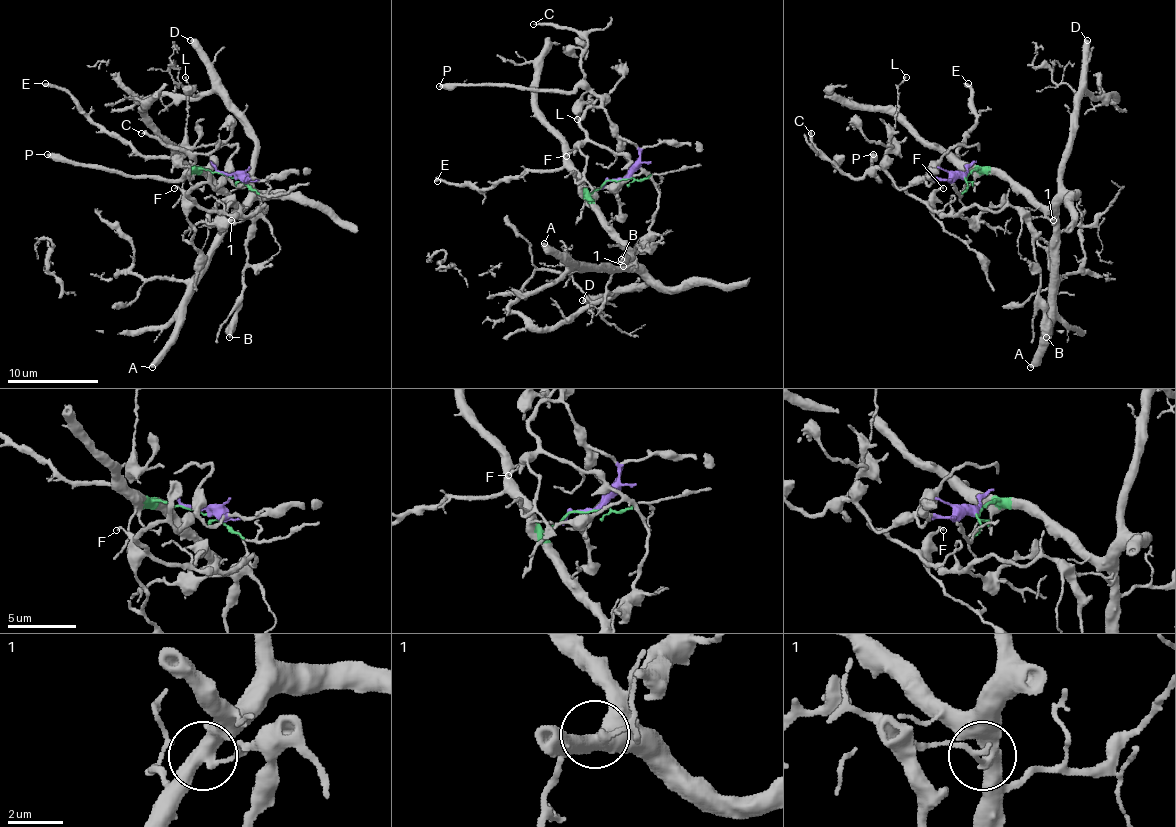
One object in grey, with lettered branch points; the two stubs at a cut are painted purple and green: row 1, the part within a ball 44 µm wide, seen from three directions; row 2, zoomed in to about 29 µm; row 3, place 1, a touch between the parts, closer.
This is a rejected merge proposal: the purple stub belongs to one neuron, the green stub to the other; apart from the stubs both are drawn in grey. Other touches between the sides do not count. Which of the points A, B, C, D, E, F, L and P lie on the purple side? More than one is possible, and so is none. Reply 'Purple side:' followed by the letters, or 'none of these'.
Purple side: B, C, F, L, P

